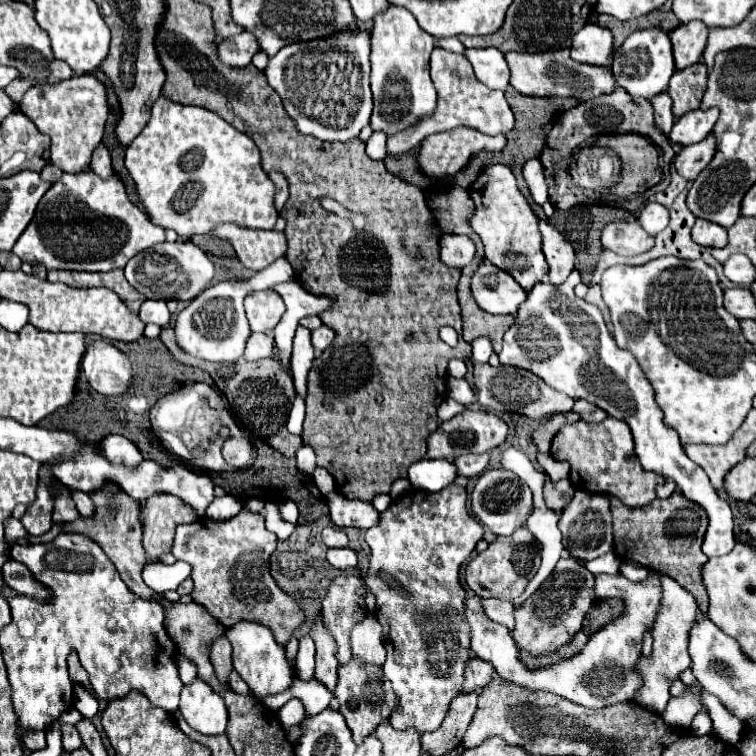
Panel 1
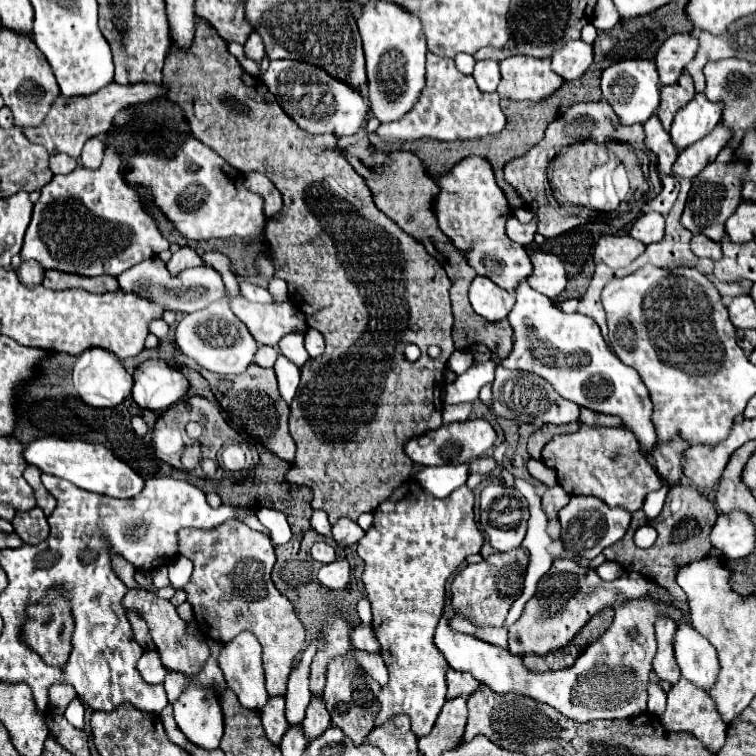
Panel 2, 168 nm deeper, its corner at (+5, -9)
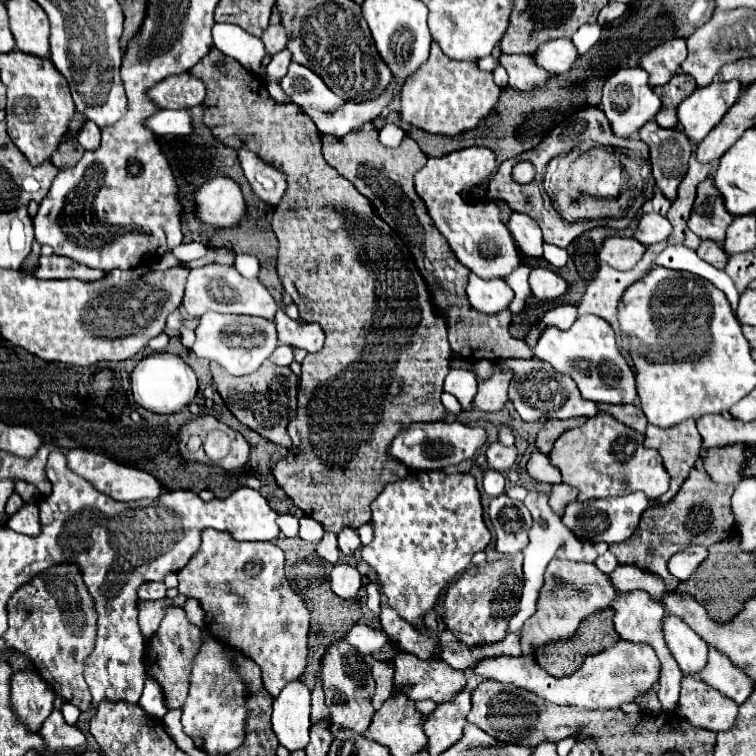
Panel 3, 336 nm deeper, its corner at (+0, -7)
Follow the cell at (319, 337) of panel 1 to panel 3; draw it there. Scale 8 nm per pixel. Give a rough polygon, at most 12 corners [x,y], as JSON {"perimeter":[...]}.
{"perimeter":[[276,313],[279,341],[309,353],[321,351],[325,333],[317,323],[299,325]]}

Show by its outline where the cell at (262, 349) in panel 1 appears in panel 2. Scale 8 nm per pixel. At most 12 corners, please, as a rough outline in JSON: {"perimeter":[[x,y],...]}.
{"perimeter":[[260,345],[254,363],[274,367],[278,349]]}

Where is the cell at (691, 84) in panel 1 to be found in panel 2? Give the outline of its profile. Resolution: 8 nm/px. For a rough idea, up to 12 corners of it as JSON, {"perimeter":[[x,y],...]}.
{"perimeter":[[686,73],[660,89],[658,119],[670,131],[672,119],[696,95]]}

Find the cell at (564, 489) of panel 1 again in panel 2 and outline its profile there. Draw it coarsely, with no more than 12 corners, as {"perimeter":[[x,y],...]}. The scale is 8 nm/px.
{"perimeter":[[560,485],[548,487],[542,495],[542,509],[548,519],[570,501]]}

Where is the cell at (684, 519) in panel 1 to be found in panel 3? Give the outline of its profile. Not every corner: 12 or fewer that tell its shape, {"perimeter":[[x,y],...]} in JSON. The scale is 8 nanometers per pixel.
{"perimeter":[[693,469],[667,505],[647,509],[623,565],[679,579],[669,557],[711,547],[733,531],[733,487]]}

